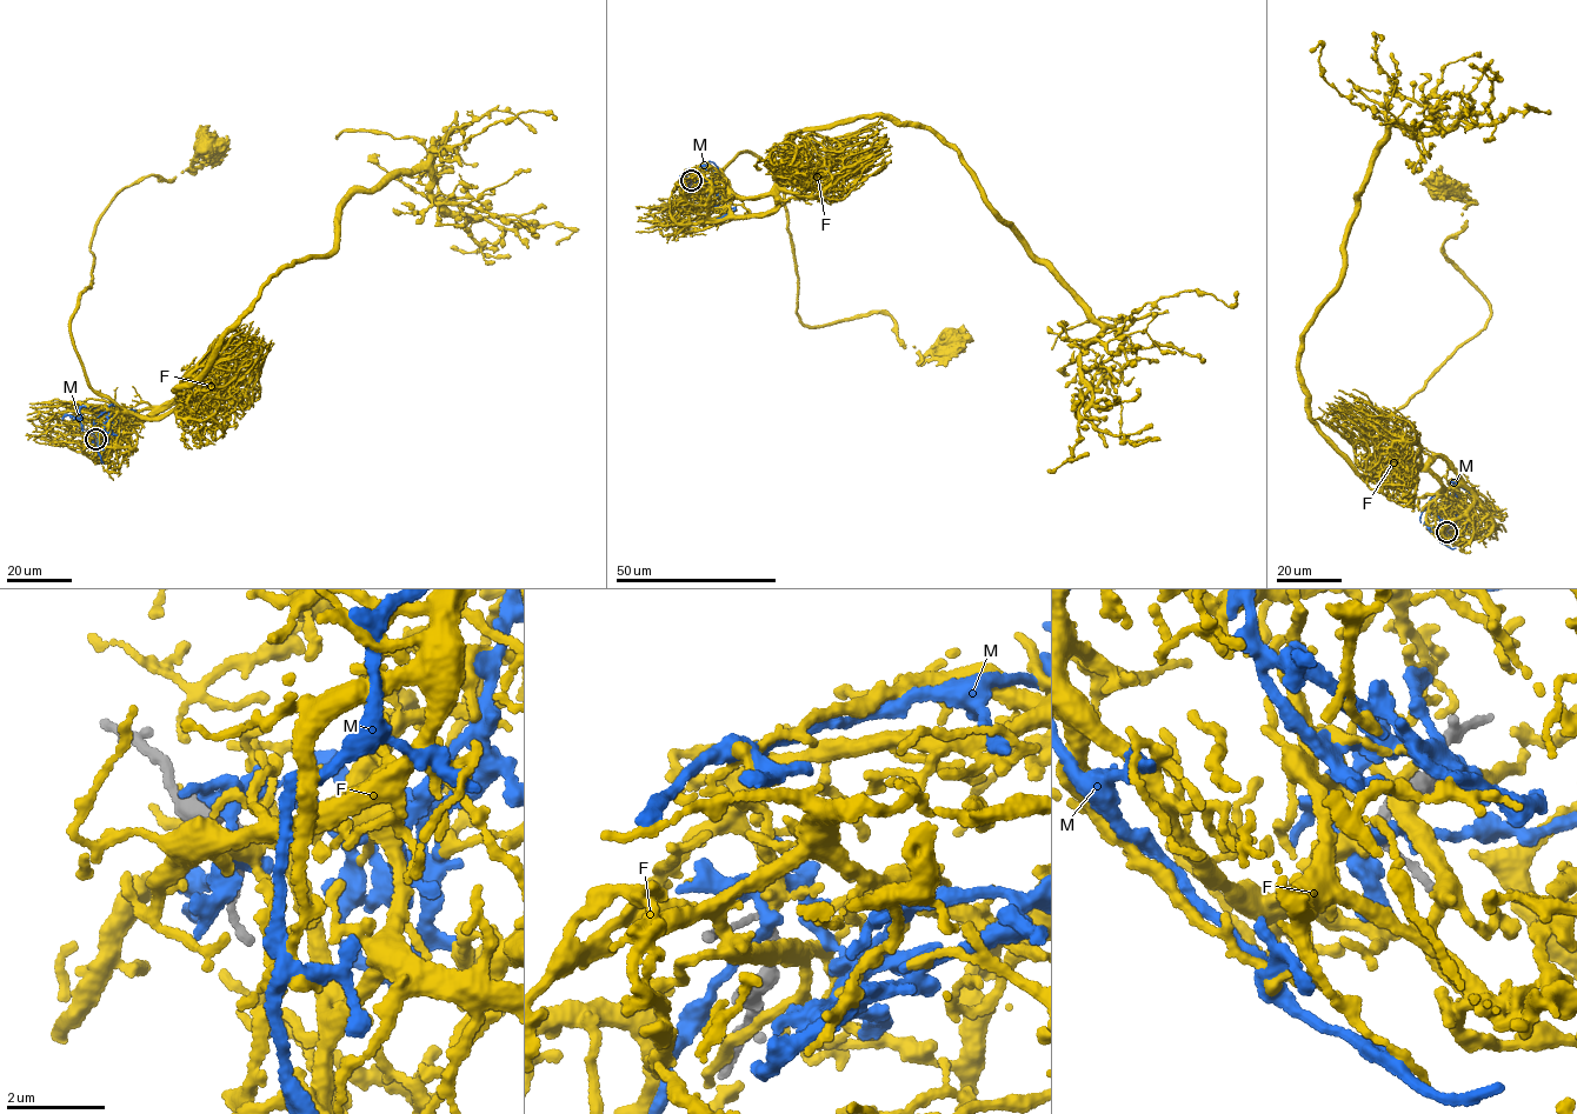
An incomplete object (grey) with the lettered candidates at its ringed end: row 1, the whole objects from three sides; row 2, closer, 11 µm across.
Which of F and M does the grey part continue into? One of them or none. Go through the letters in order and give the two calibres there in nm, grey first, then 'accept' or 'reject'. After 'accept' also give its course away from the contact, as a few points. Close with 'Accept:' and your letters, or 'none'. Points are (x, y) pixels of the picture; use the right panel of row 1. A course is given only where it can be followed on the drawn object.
F: calibres 200 and 240 nm; accept; course (1446, 531), (1428, 525), (1437, 494), (1379, 467), (1383, 428), (1489, 318), (1442, 251), (1475, 202), (1437, 188)
M: calibres 200 and 240 nm; reject
Accept: F

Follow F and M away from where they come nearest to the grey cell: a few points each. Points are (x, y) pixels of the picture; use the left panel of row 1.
F: (95, 438), (125, 411), (88, 384), (71, 332), (93, 282), (92, 235), (125, 187), (194, 172), (203, 144)
M: (95, 439), (98, 433), (107, 435), (115, 419), (112, 405), (108, 420), (99, 433), (98, 449), (102, 464)

